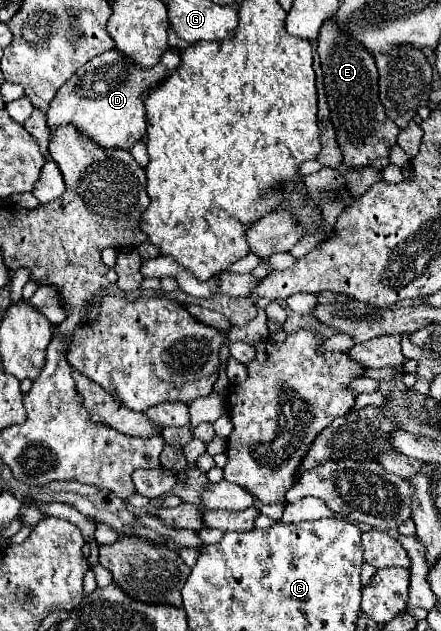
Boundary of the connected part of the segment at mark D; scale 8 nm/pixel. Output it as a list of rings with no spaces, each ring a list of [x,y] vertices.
[[[168,48],[160,62],[150,68],[140,68],[130,62],[118,50],[108,50],[92,58],[86,66],[76,70],[76,74],[58,90],[56,98],[48,108],[48,126],[74,124],[86,136],[90,136],[98,146],[104,148],[124,148],[130,150],[134,142],[144,136],[144,98],[154,86],[166,80],[180,64],[180,50]]]

